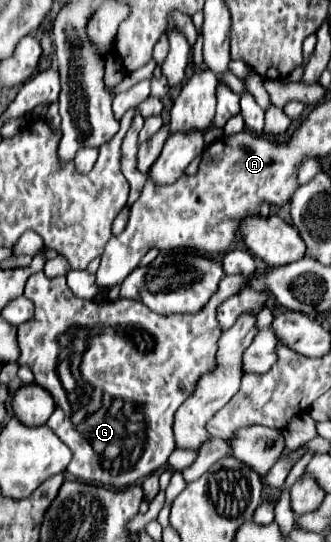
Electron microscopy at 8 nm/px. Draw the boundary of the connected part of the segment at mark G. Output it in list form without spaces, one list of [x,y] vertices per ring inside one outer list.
[[[42,271],[34,273],[28,279],[28,299],[36,305],[36,313],[28,323],[22,323],[18,327],[18,347],[20,347],[20,365],[28,365],[34,373],[34,381],[42,387],[46,387],[50,391],[50,395],[56,401],[56,409],[48,419],[48,427],[70,447],[72,451],[72,461],[68,465],[68,473],[72,479],[80,481],[80,483],[88,483],[88,485],[102,485],[102,487],[112,487],[112,489],[126,489],[130,485],[136,485],[140,481],[144,481],[148,475],[152,475],[156,469],[166,465],[166,455],[172,453],[174,449],[174,437],[172,437],[172,421],[174,421],[174,413],[176,409],[194,393],[194,387],[198,383],[198,379],[202,375],[206,375],[208,371],[216,369],[216,351],[218,351],[218,339],[222,335],[222,327],[216,321],[218,315],[218,305],[222,305],[222,301],[226,301],[228,297],[232,297],[234,293],[242,291],[248,287],[248,281],[252,277],[248,275],[224,275],[218,287],[218,293],[214,293],[214,297],[206,303],[206,309],[202,309],[202,313],[196,315],[170,315],[170,317],[162,317],[158,313],[150,313],[150,309],[146,309],[140,301],[134,299],[114,299],[110,303],[110,299],[104,299],[102,303],[94,301],[94,299],[78,299],[74,297],[74,293],[70,291],[70,287],[66,285],[66,277],[56,277],[56,279],[48,279]]]

